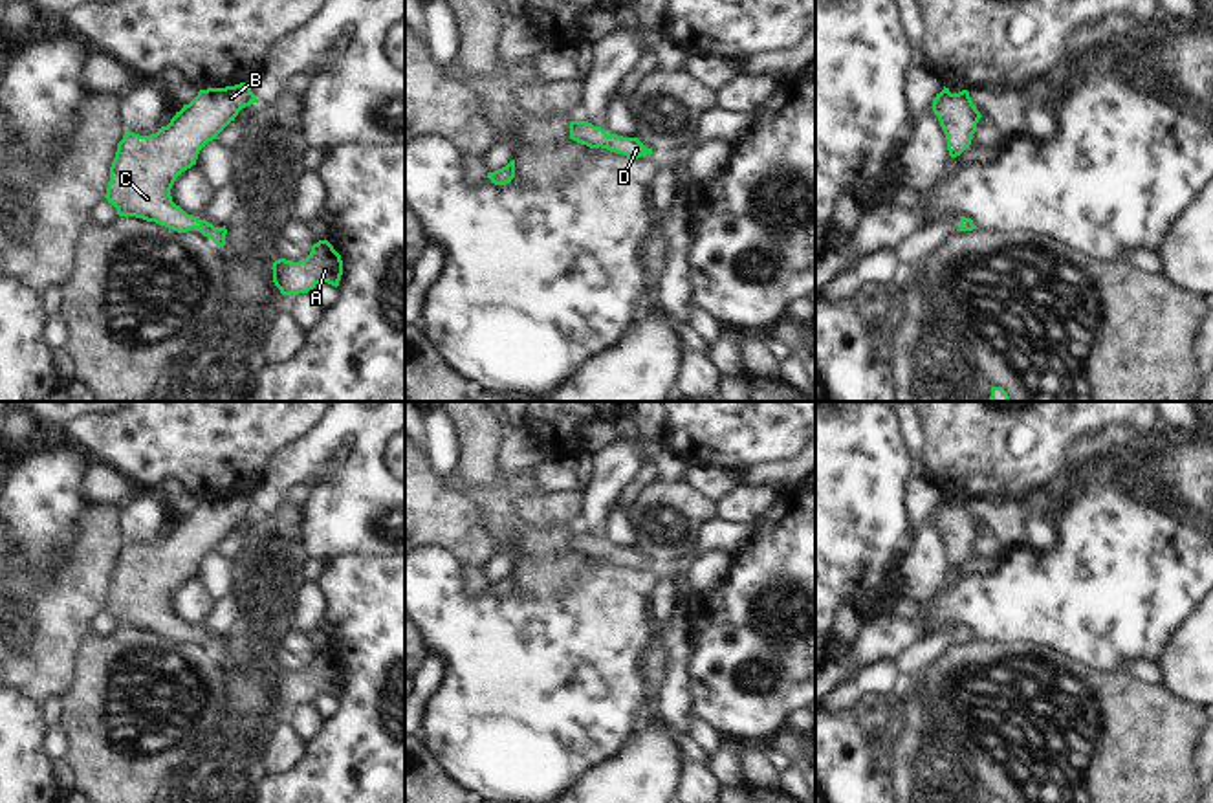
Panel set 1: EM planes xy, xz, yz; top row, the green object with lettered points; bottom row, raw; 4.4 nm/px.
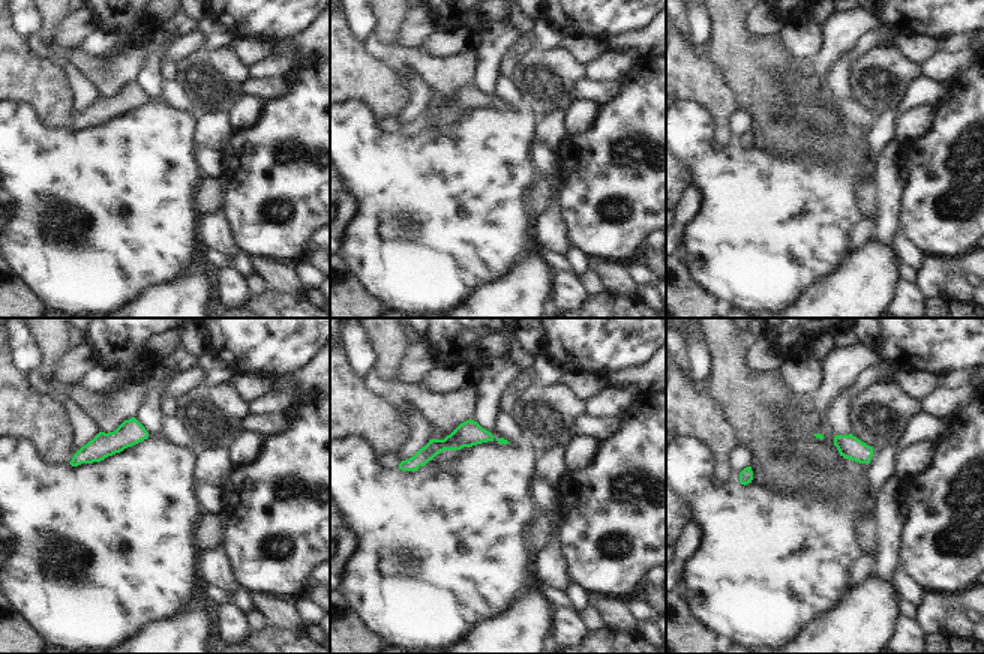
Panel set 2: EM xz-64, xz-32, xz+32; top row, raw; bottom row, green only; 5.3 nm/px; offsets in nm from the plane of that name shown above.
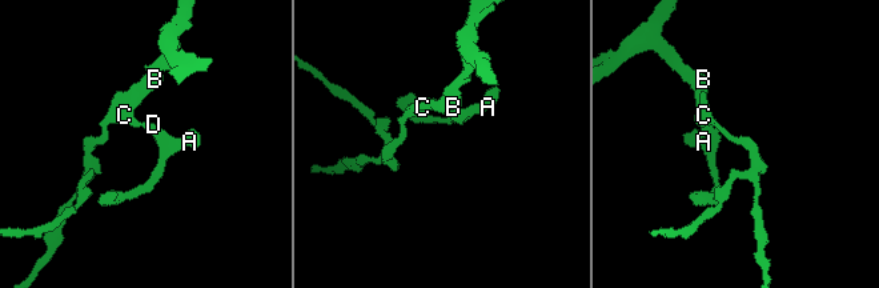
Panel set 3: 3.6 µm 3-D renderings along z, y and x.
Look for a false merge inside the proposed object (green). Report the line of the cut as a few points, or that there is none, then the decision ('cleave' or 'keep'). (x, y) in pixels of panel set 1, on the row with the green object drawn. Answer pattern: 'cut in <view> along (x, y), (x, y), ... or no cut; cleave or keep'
no cut; keep

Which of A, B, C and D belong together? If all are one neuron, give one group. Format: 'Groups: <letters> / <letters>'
Groups: A B C D.

